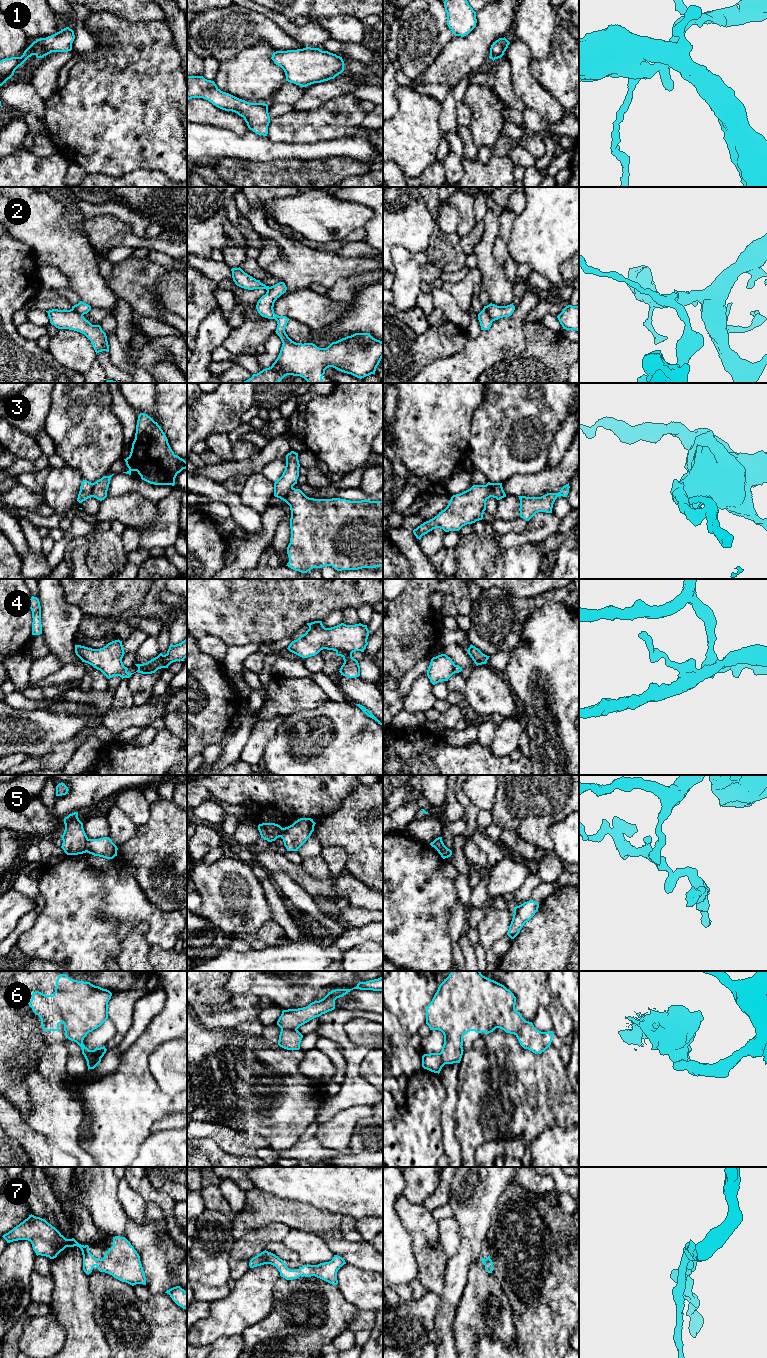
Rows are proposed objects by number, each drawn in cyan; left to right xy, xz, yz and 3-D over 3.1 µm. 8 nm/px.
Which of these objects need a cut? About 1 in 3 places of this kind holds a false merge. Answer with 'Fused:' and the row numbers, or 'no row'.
Fused: 2, 3, 4, 5, 6

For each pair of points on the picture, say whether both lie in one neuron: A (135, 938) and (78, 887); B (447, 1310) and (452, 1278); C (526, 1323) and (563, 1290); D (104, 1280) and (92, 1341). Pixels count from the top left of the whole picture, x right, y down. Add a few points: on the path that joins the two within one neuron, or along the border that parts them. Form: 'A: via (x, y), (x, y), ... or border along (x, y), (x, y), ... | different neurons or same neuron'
A: border along (146, 923), (140, 923), (131, 930), (118, 954) | different neurons
B: via (449, 1302), (452, 1295), (452, 1286) | same neuron
C: via (536, 1314), (553, 1294) | same neuron
D: border along (93, 1298), (94, 1318), (107, 1342) | different neurons

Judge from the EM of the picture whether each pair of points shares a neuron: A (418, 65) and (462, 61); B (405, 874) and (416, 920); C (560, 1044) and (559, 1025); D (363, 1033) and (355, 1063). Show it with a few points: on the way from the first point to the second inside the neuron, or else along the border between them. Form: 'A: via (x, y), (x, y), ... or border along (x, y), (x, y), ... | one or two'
A: border along (445, 45), (433, 62), (414, 80) | two
B: via (405, 885), (405, 909) | one
C: border along (557, 1034), (562, 1038) | two
D: border along (343, 1028), (346, 1035), (353, 1042), (370, 1048) | two

